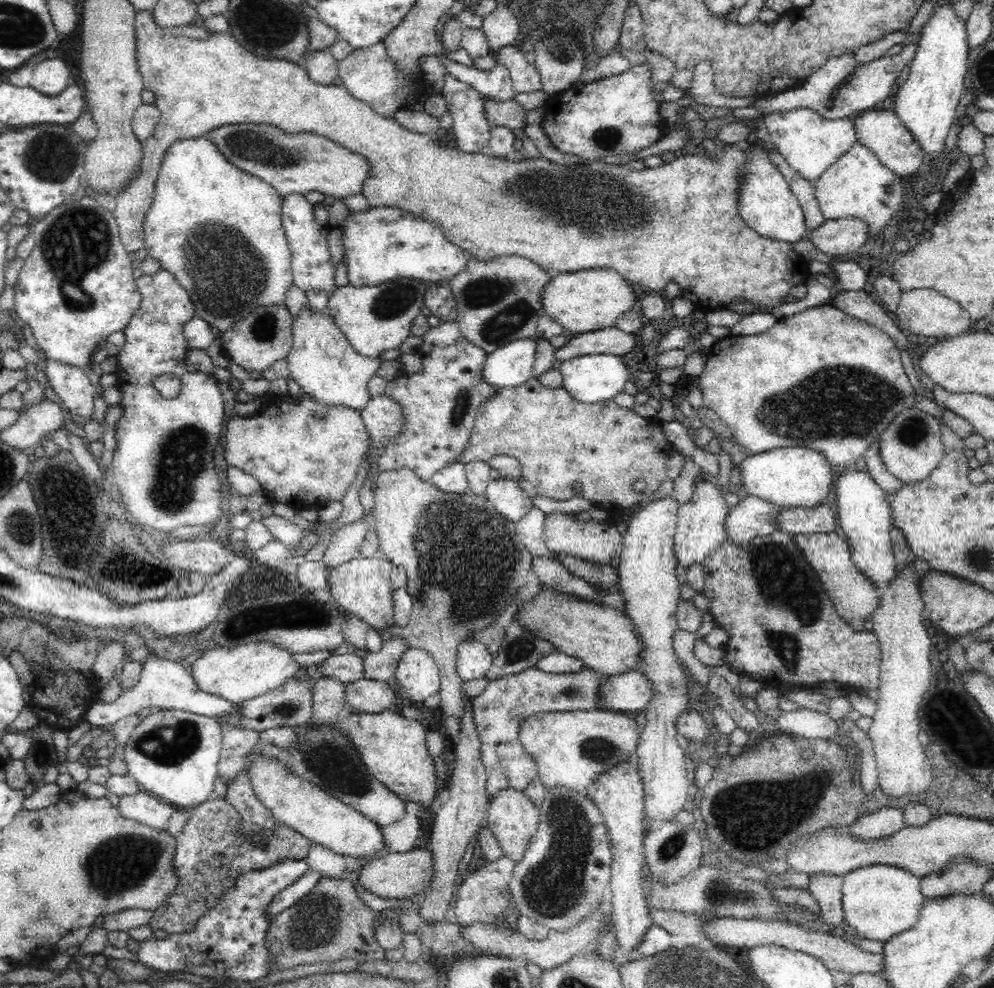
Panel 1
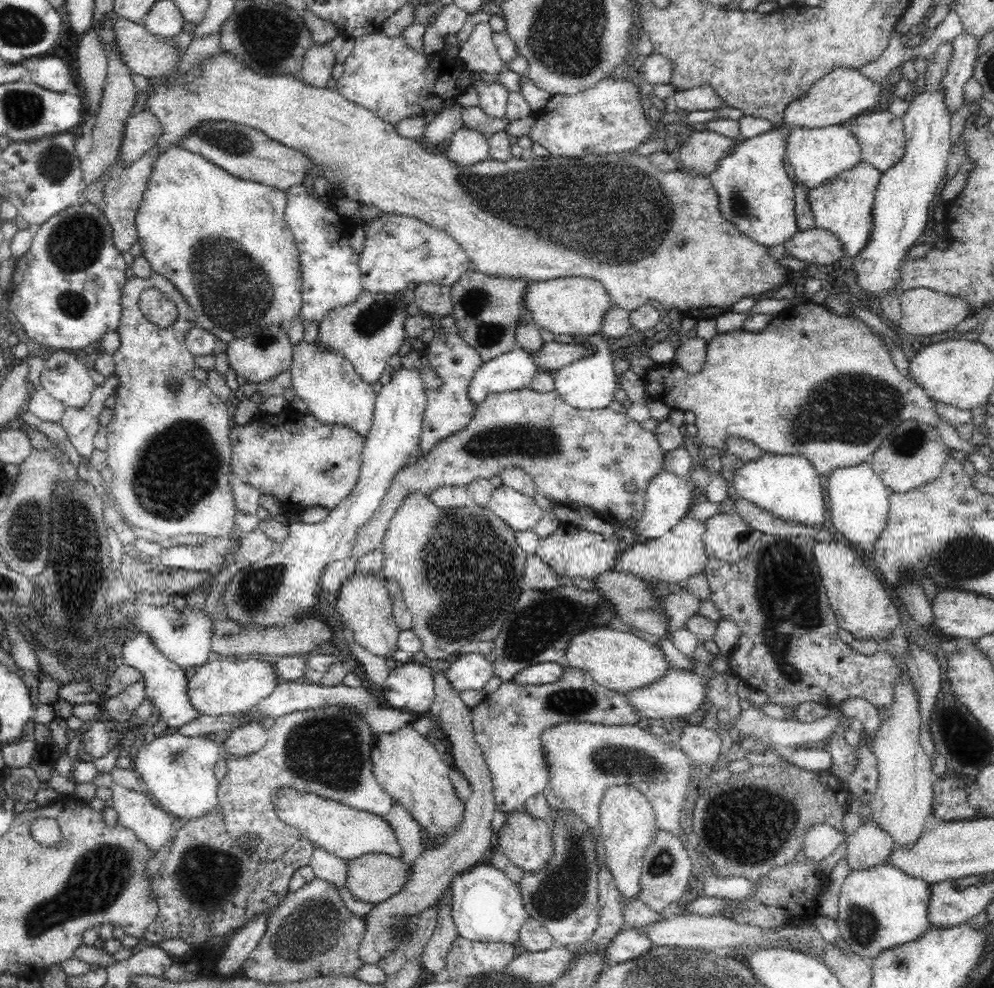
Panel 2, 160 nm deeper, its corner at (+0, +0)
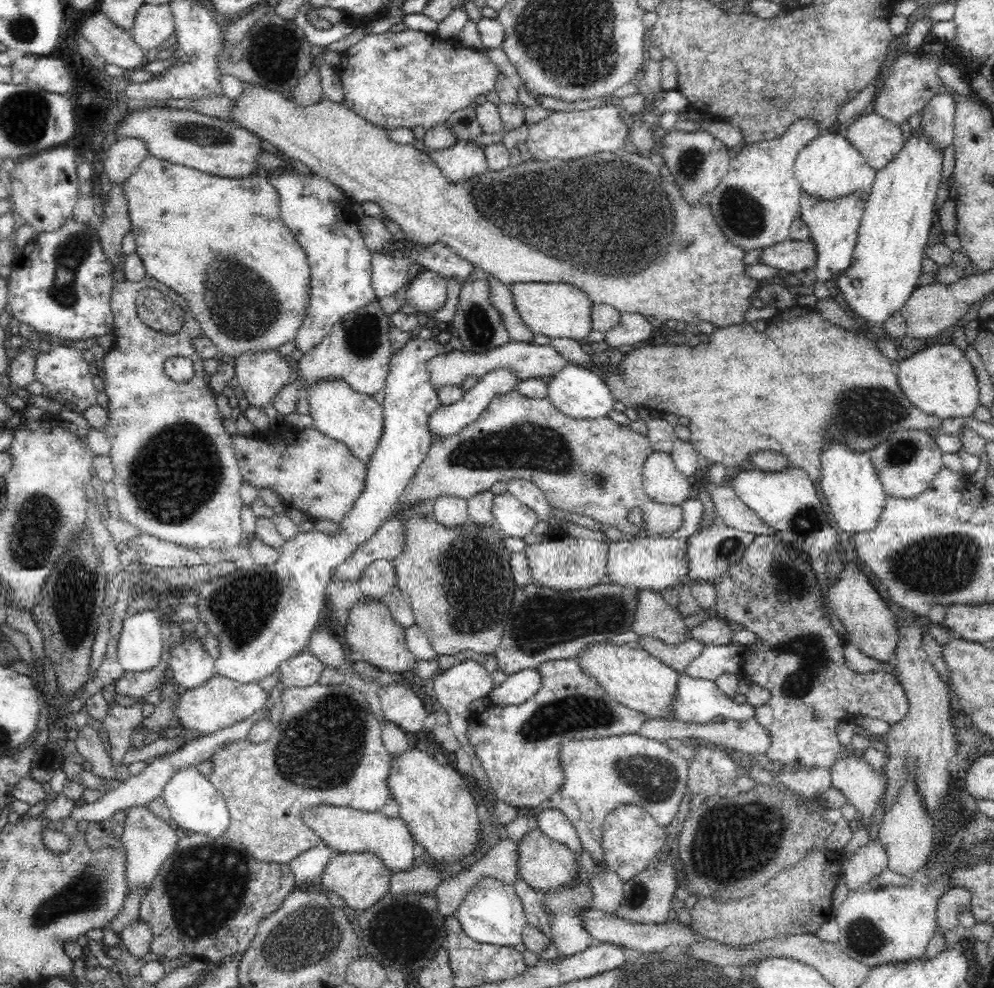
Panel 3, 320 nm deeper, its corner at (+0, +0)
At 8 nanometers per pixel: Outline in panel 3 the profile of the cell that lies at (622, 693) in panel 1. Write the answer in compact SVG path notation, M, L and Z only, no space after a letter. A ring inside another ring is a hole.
M688 674L678 677L677 696L673 700L673 718L689 723L708 724L717 716L722 719L745 721L755 718L755 708L738 704L709 680Z

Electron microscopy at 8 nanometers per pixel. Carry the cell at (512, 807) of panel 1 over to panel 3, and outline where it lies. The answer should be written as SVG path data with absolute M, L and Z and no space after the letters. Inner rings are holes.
M540 829L530 831L517 843L519 878L526 881L535 891L561 891L582 881L582 871L577 862L577 854L569 846L560 844L546 836Z

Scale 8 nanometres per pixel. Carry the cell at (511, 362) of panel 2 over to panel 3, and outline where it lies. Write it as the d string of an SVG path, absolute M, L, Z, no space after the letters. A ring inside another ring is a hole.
M496 369L485 374L477 380L477 384L470 391L465 392L459 401L454 404L441 405L428 416L428 431L433 440L442 440L457 435L466 425L472 424L483 410L486 410L490 401L497 395L514 391L518 379L514 379L514 373L510 369Z

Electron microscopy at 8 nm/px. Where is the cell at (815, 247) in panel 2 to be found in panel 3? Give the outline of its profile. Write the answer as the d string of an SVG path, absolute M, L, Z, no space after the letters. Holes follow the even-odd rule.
M789 238L784 242L763 248L757 257L757 264L771 266L776 272L794 273L806 268L813 268L816 261L814 245L808 241L792 241Z

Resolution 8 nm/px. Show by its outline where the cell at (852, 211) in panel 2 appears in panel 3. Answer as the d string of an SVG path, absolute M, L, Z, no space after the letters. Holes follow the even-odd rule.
M802 192L799 215L808 227L809 240L814 245L816 261L813 269L818 280L827 281L834 274L843 273L850 266L864 207L865 204L858 195L850 195L835 201L822 201Z

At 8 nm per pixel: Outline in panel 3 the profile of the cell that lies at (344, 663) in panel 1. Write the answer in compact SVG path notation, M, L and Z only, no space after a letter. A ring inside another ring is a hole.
M306 652L279 664L277 670L283 688L306 688L318 683L323 664Z

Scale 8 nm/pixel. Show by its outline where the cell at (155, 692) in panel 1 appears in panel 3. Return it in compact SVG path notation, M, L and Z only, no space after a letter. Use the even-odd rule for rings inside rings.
M144 609L136 614L124 614L118 632L117 656L125 672L144 672L156 667L164 658L162 652L162 626L156 610Z

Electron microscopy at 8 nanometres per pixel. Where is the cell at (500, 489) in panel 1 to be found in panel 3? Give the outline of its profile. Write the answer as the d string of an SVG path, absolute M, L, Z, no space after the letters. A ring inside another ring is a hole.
M501 492L493 500L493 518L502 538L523 539L539 522L532 509L510 492Z

